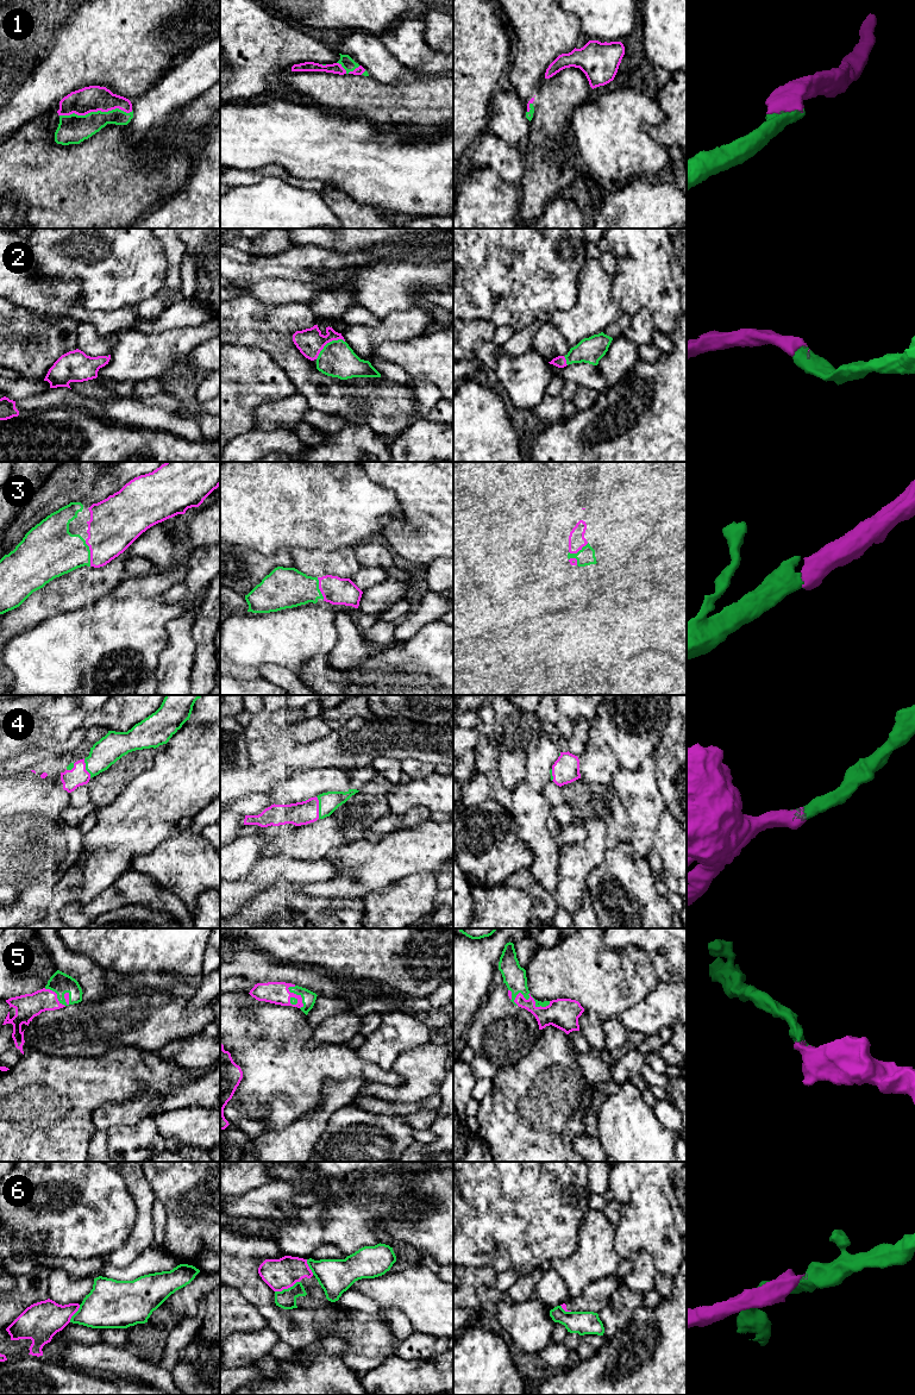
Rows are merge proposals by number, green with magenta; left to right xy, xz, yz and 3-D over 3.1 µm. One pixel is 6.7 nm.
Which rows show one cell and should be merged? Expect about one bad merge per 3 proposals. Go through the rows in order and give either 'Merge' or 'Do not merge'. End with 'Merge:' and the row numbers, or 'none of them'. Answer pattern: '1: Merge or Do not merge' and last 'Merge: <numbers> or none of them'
1: Merge
2: Merge
3: Merge
4: Merge
5: Merge
6: Do not merge
Merge: 1, 2, 3, 4, 5

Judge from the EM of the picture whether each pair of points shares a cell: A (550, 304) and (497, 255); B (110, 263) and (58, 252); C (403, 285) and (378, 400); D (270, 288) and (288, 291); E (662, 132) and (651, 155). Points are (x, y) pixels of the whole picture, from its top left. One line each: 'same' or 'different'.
A: same
B: same
C: different
D: same
E: different

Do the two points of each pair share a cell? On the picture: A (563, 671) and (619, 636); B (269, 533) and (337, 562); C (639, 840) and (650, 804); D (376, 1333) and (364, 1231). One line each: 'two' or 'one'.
A: one
B: two
C: one
D: two

